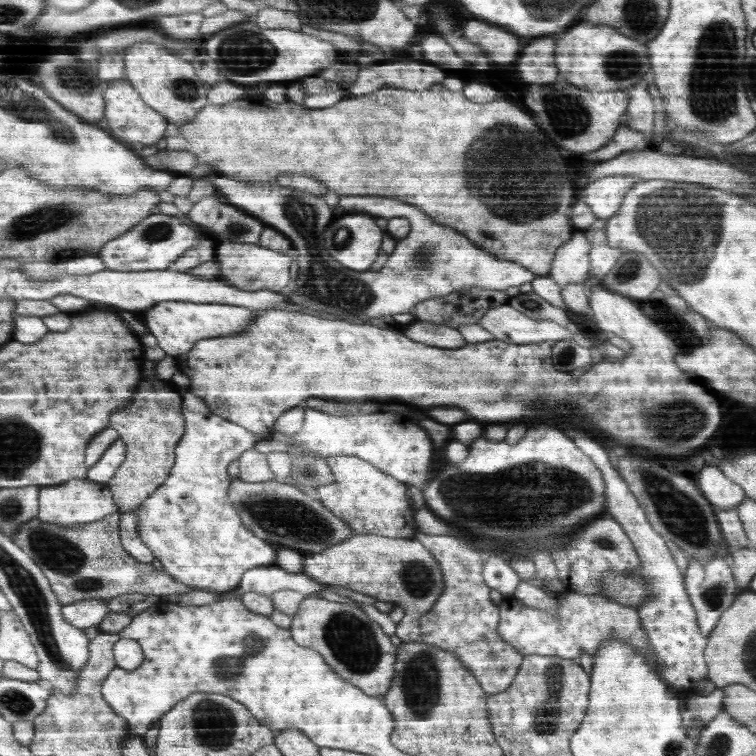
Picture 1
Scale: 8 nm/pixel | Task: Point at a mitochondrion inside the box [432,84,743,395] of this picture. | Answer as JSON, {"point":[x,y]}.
{"point":[526,197]}

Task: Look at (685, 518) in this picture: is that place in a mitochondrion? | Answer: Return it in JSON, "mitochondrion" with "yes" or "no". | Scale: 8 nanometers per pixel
{"mitochondrion":"yes"}

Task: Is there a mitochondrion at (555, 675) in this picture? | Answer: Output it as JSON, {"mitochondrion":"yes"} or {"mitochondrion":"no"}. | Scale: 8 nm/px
{"mitochondrion":"yes"}

